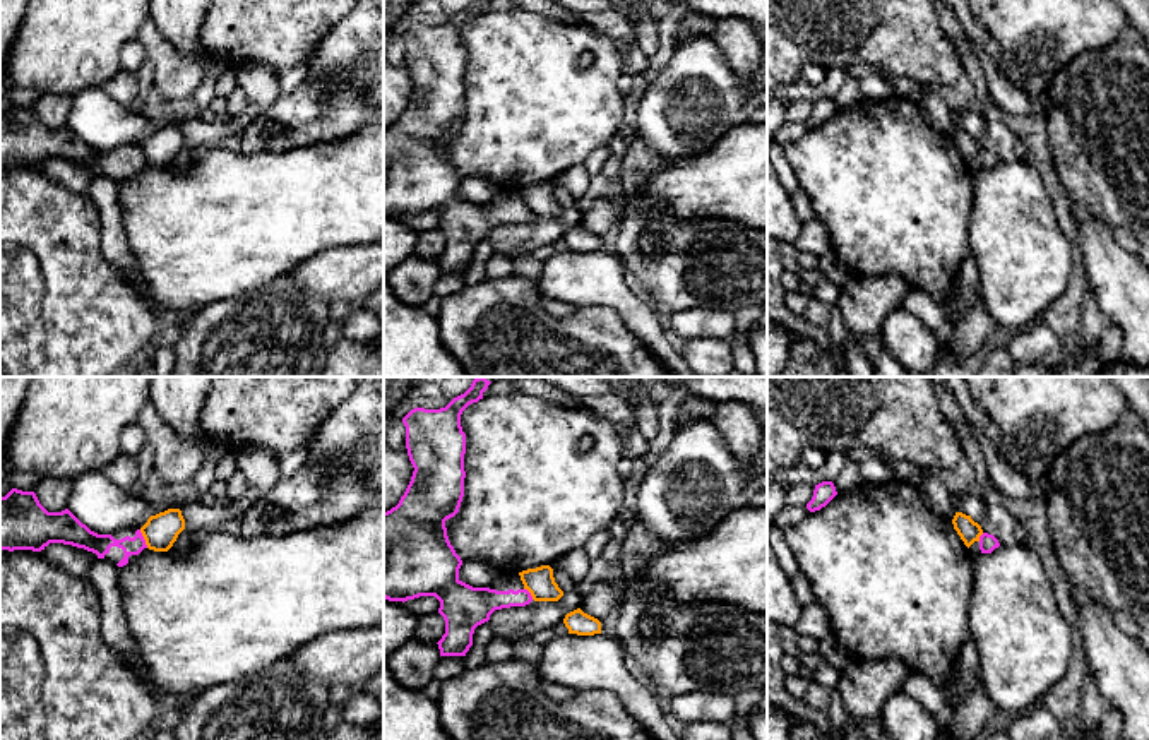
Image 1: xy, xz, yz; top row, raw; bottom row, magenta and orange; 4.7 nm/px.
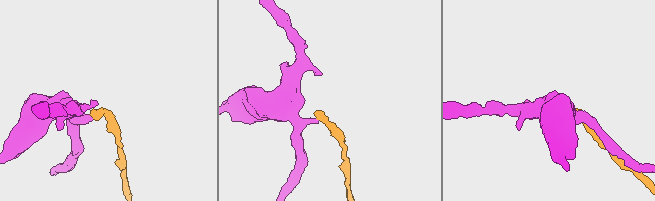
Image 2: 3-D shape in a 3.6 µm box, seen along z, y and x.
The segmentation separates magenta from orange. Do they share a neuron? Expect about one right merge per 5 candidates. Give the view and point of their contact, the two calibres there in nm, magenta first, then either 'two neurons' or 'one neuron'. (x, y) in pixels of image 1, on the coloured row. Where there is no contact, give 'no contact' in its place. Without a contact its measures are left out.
meets magenta in xy at (142, 538); 100 nm thick on the magenta side, 160 nm on the other; two neurons

